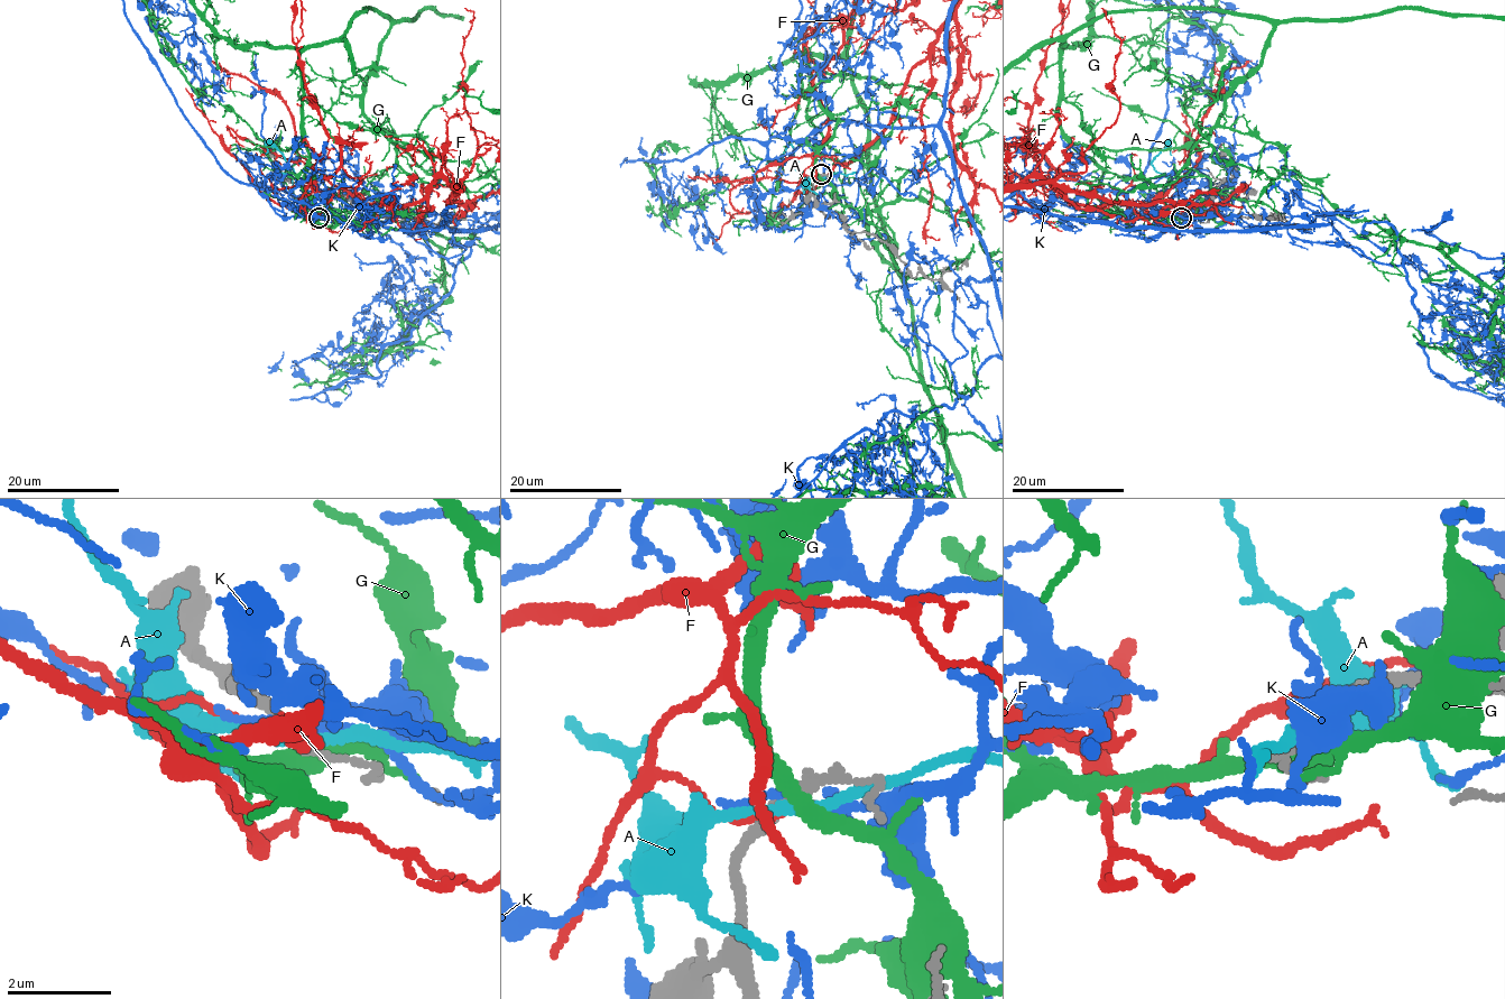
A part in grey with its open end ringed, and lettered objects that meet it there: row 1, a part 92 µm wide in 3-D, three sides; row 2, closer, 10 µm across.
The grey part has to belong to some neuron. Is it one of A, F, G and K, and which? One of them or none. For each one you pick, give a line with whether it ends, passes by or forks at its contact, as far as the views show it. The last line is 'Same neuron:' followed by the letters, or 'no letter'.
Same neuron: no letter

